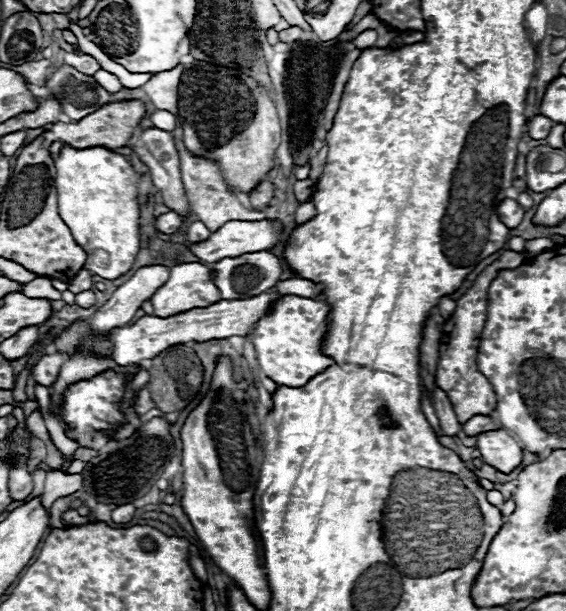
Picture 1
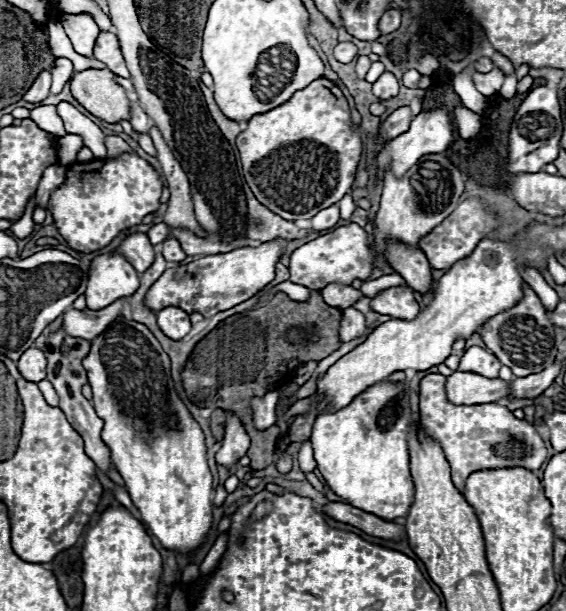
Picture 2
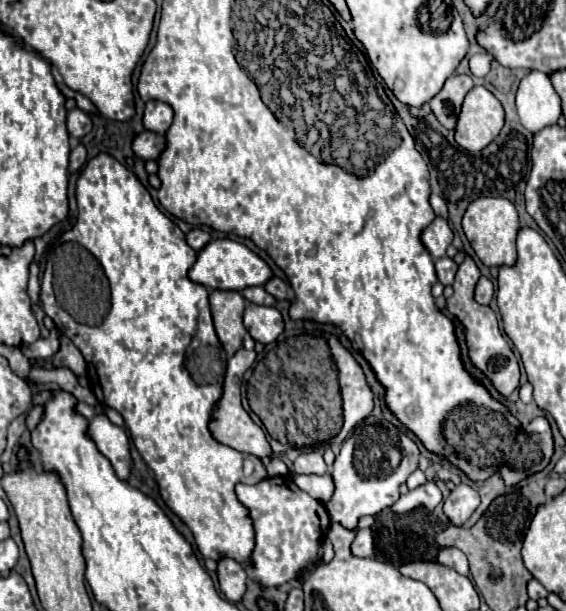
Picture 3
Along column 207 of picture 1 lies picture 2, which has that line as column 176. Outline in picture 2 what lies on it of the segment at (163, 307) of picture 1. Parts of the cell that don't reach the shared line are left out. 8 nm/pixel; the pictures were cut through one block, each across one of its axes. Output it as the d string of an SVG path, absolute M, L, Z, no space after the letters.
M278 238L272 242L264 242L258 248L238 248L226 254L212 254L190 264L180 264L176 268L168 268L146 292L144 304L152 312L160 312L166 306L184 308L184 312L200 312L204 318L214 316L216 312L228 310L256 292L260 292L268 282L274 280L274 266L286 246L286 240Z

